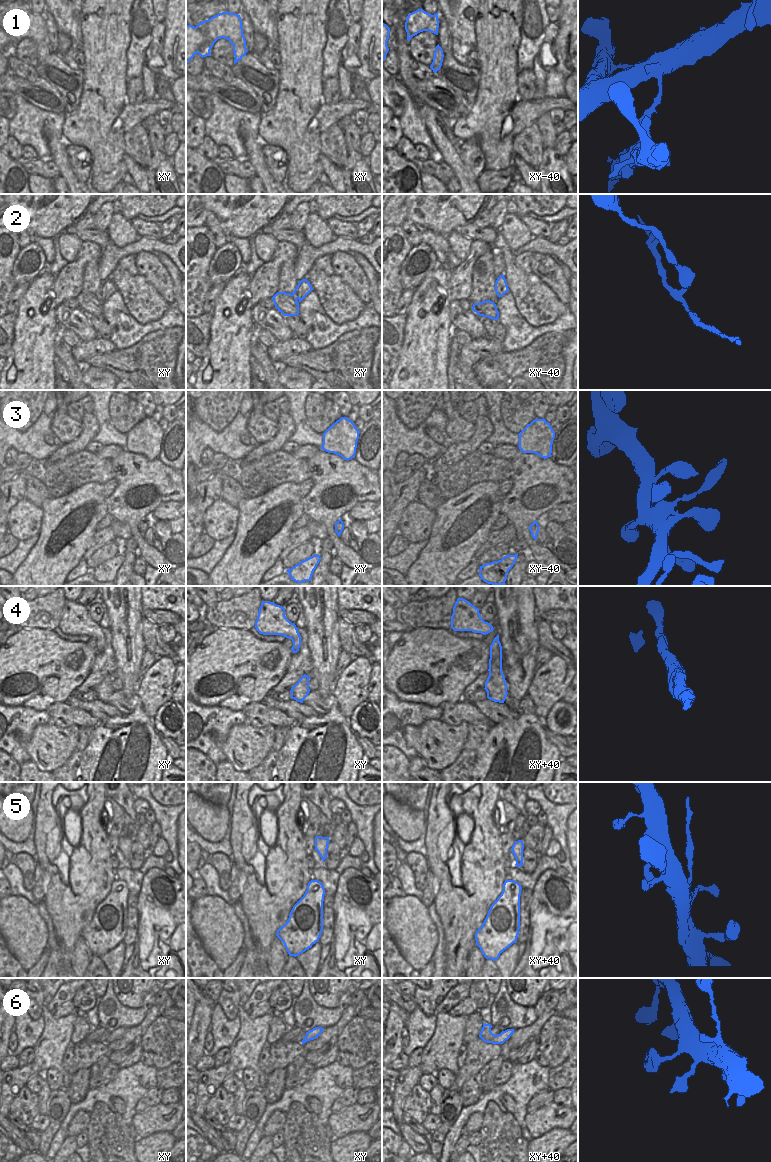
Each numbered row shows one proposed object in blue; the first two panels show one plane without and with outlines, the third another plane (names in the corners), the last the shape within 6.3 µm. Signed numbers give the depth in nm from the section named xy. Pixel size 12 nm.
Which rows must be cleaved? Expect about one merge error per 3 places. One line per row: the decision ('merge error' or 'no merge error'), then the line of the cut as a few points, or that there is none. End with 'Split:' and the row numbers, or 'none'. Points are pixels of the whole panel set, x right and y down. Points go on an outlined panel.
1: no merge error; cut none
2: merge error; cut xy (291, 294), (296, 300)
3: no merge error; cut none
4: no merge error; cut none
5: merge error; cut xy+40 (516, 860), (521, 862)
6: no merge error; cut none
Split: 2, 5

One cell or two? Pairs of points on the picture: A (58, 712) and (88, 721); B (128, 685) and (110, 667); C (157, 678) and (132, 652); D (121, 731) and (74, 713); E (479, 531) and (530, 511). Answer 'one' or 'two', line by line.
A: one
B: two
C: two
D: two
E: two

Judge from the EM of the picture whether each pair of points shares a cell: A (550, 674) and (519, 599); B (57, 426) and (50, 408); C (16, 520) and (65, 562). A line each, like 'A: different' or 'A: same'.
A: different
B: different
C: different

